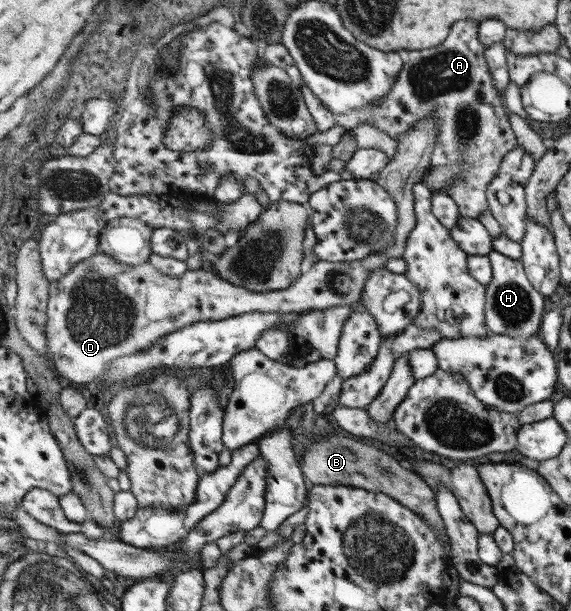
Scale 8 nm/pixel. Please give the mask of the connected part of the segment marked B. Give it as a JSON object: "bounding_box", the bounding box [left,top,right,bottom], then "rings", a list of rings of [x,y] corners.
{"bounding_box":[302,429,446,539],"rings":[[[341,429],[329,436],[317,438],[304,454],[302,470],[313,485],[351,485],[367,491],[386,493],[393,499],[412,509],[425,523],[428,523],[438,539],[446,539],[444,525],[436,508],[434,491],[403,461],[397,461],[384,453],[379,444],[363,444],[357,437]]]}

